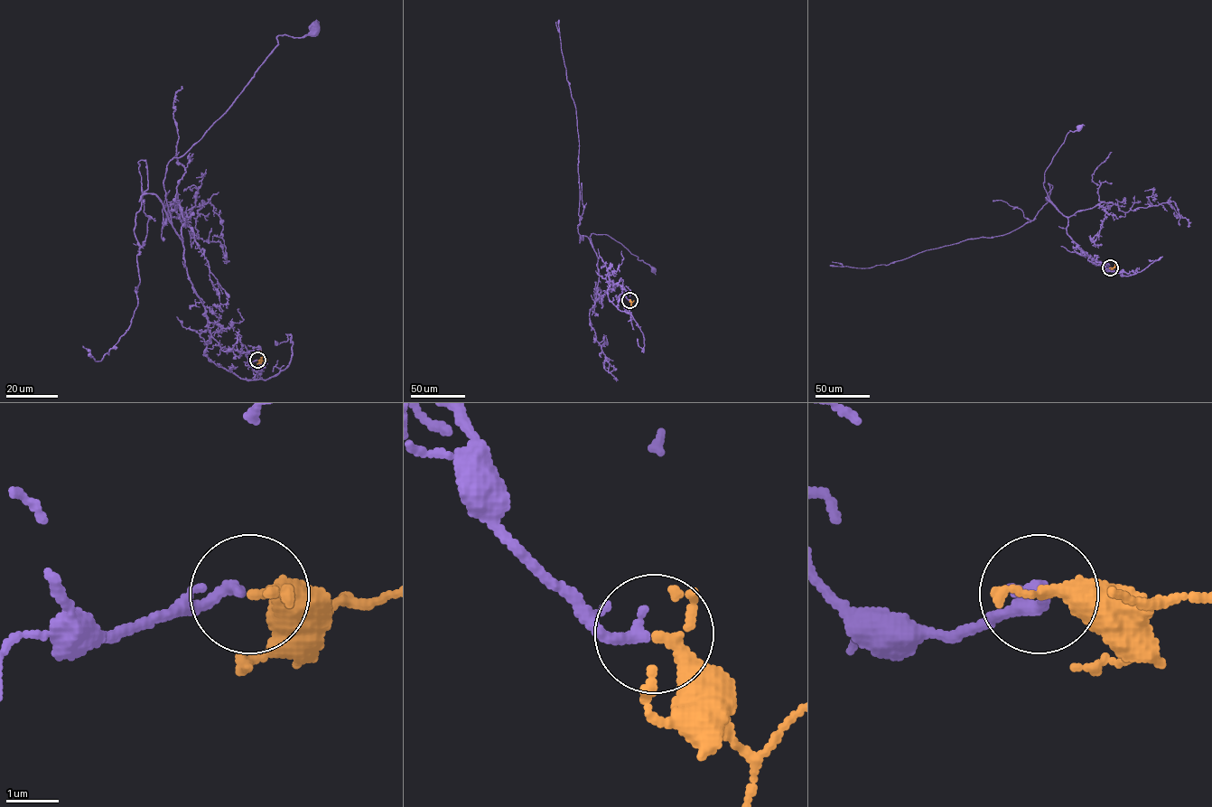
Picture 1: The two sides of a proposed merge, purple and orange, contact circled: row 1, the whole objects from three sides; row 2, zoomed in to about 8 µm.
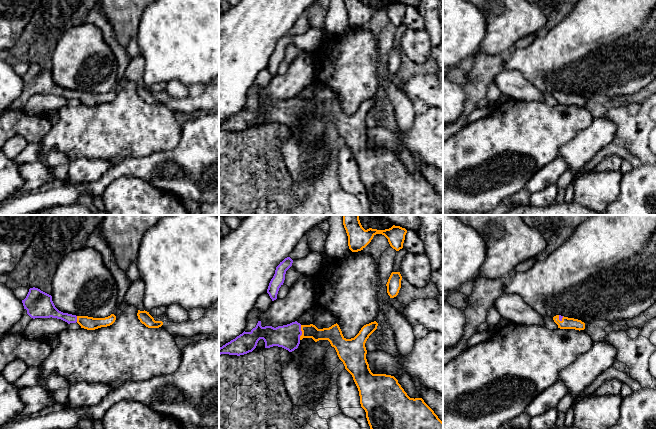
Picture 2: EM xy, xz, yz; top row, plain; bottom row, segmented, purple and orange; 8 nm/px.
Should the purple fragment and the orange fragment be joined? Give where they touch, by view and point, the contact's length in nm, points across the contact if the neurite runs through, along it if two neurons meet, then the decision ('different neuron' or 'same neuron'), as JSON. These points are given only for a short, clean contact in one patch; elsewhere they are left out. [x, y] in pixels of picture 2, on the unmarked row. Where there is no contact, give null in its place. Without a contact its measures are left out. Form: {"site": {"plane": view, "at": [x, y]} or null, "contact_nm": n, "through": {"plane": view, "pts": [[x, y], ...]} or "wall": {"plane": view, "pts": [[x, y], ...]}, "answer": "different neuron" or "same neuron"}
{"site": {"plane": "xz", "at": [301, 108]}, "contact_nm": 120, "through": {"plane": "xz", "pts": [[287, 112], [294, 108], [301, 108], [332, 110]]}, "answer": "same neuron"}

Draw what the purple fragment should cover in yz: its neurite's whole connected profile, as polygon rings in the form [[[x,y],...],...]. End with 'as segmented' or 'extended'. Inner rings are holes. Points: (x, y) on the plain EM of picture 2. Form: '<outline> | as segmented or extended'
[[[556,91],[553,96],[560,105],[575,105],[579,107],[585,105],[585,99],[578,95]]] | extended

